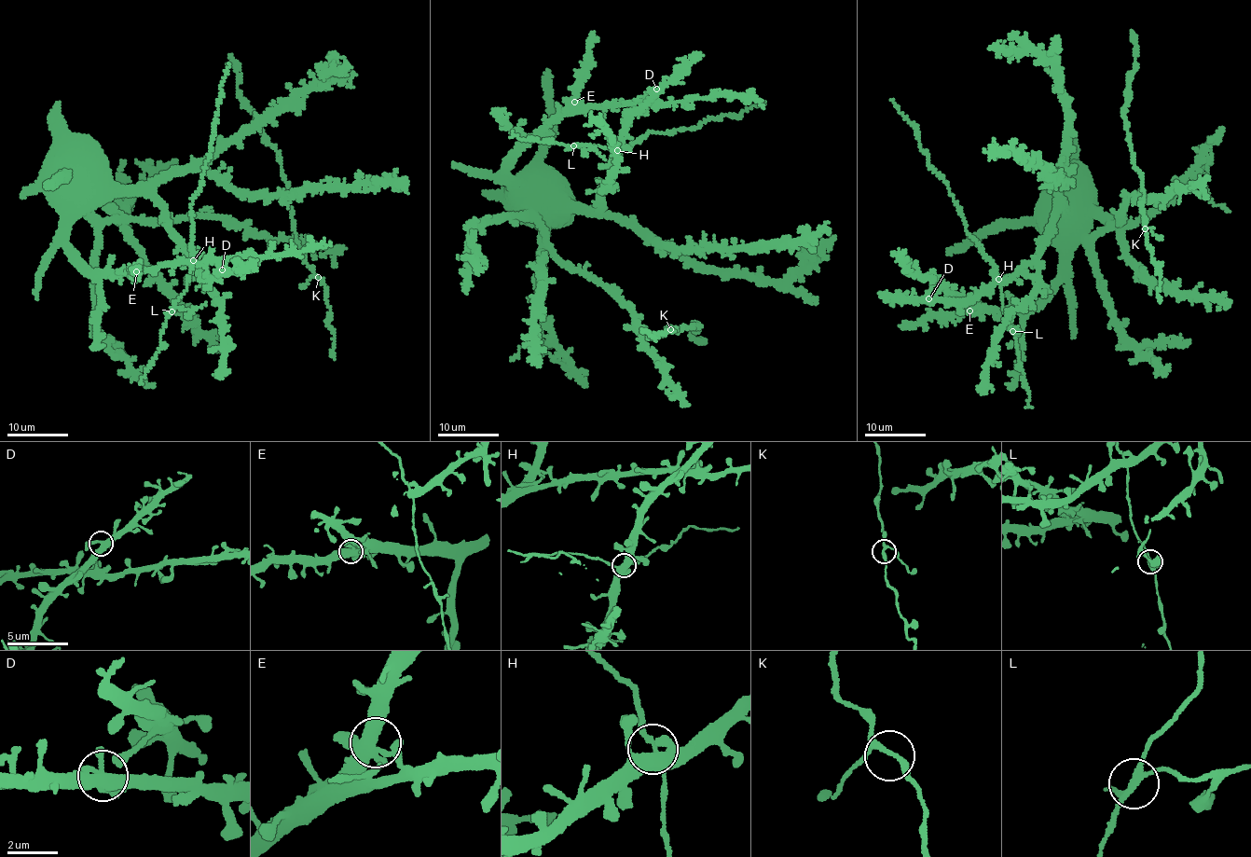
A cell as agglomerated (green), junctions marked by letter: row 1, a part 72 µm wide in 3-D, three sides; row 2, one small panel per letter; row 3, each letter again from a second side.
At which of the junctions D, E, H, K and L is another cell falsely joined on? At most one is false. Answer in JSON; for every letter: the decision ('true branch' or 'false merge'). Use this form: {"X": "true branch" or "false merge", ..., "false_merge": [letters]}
{"D": "true branch", "E": "true branch", "H": "true branch", "K": "true branch", "L": "false merge", "false_merge": ["L"]}

